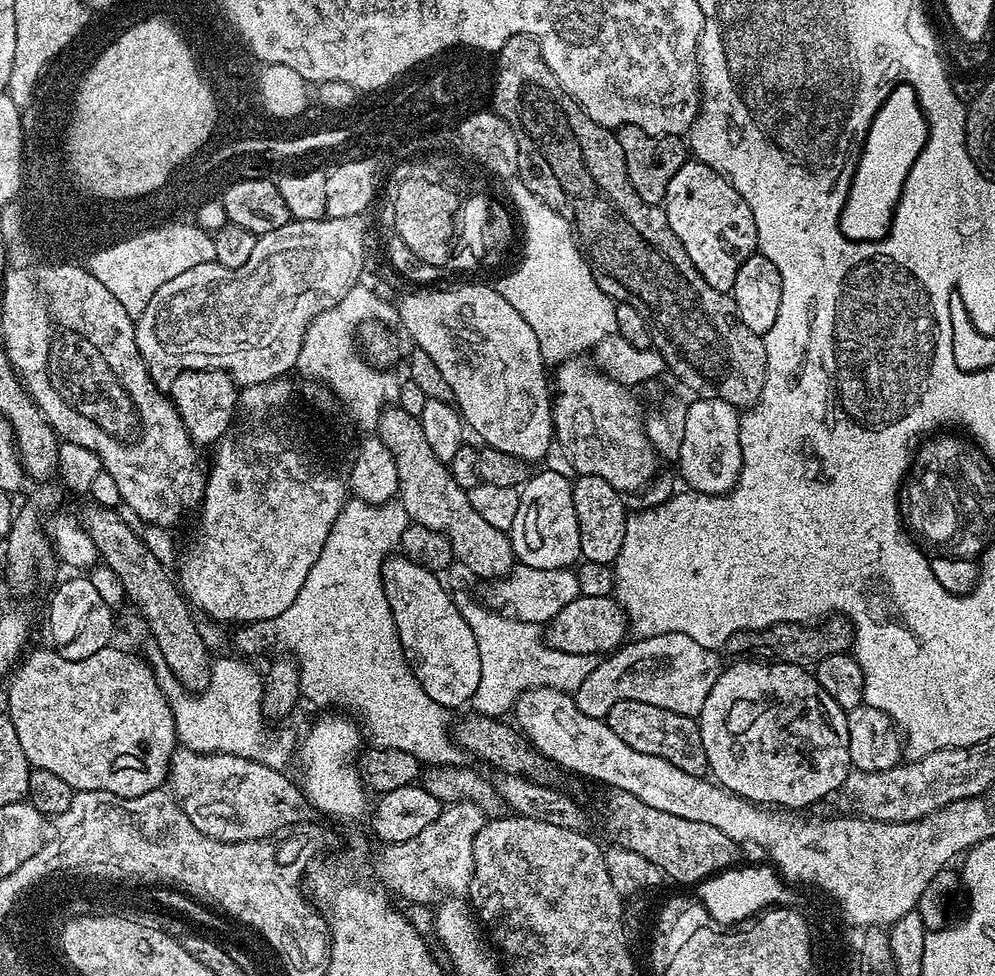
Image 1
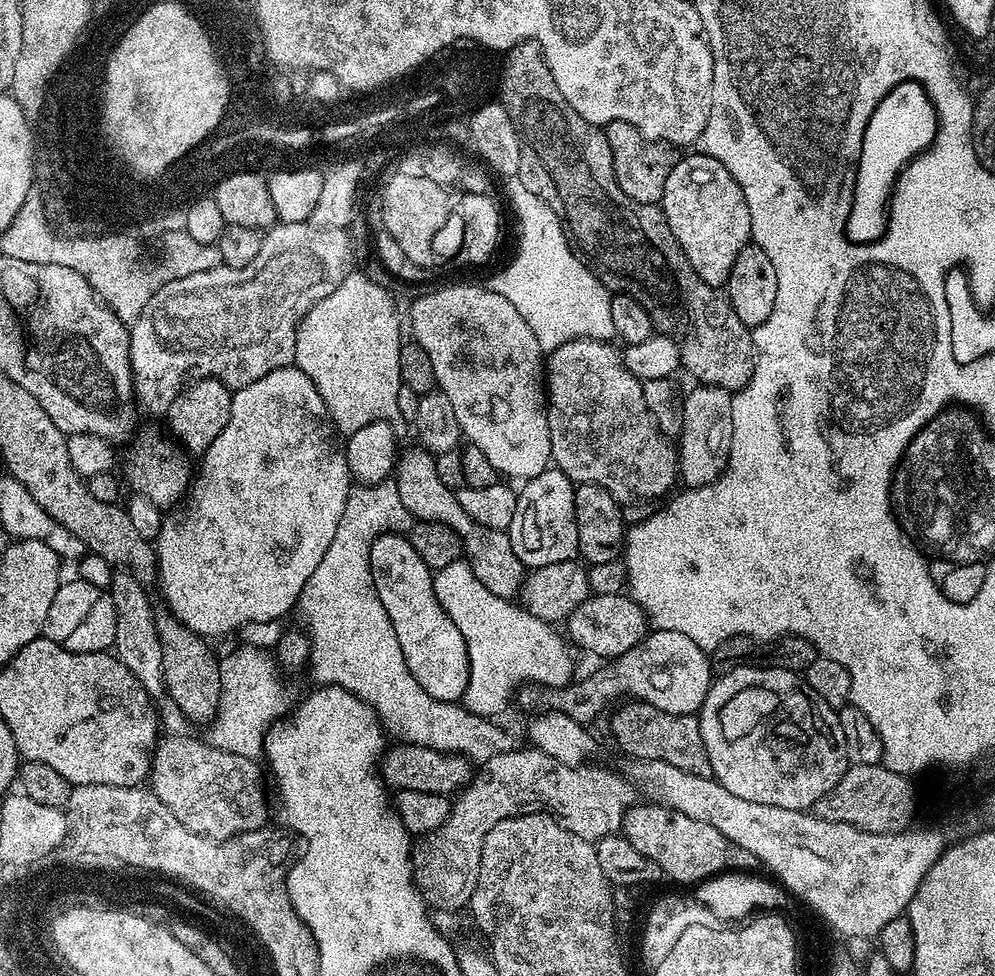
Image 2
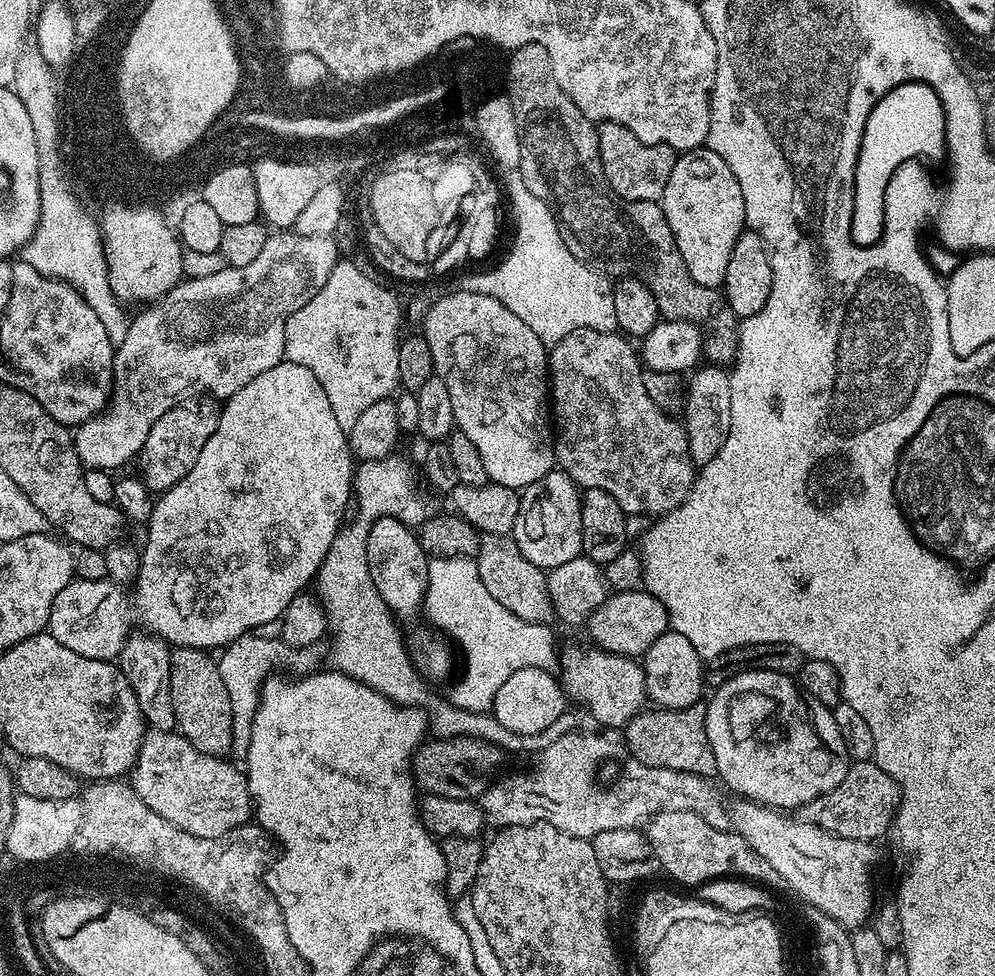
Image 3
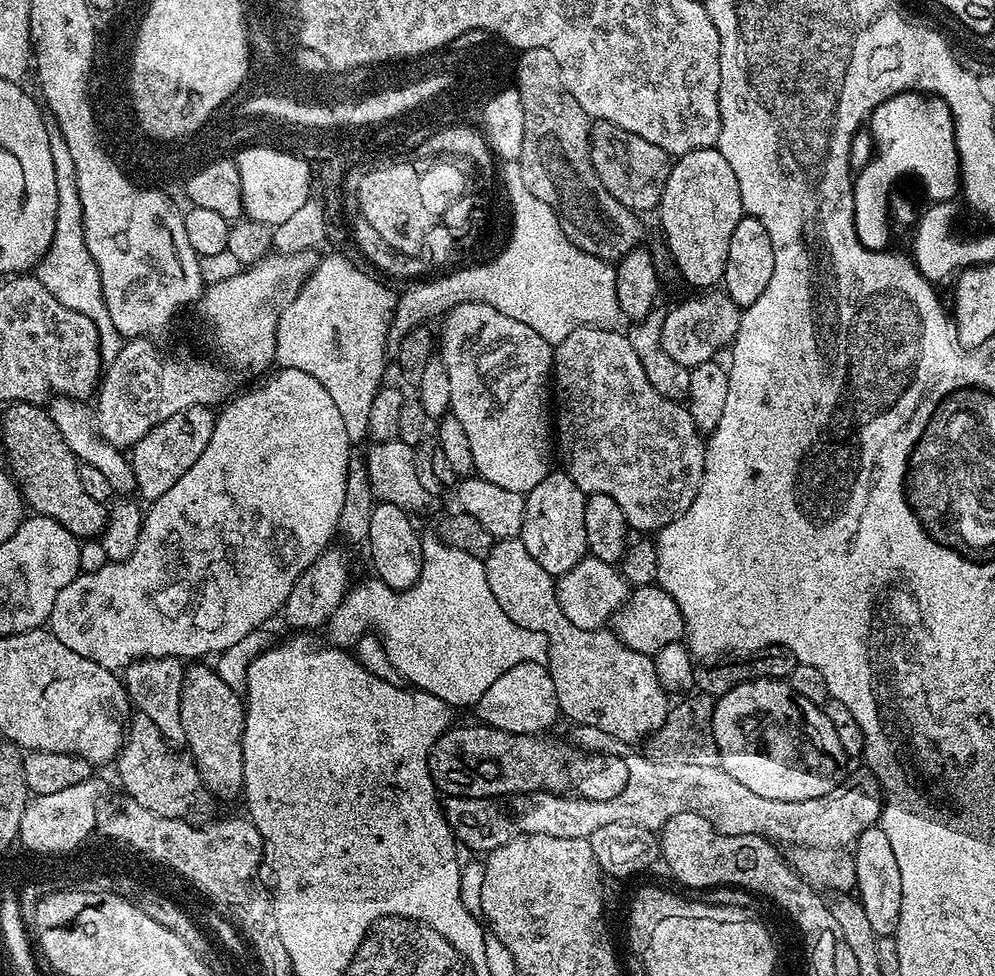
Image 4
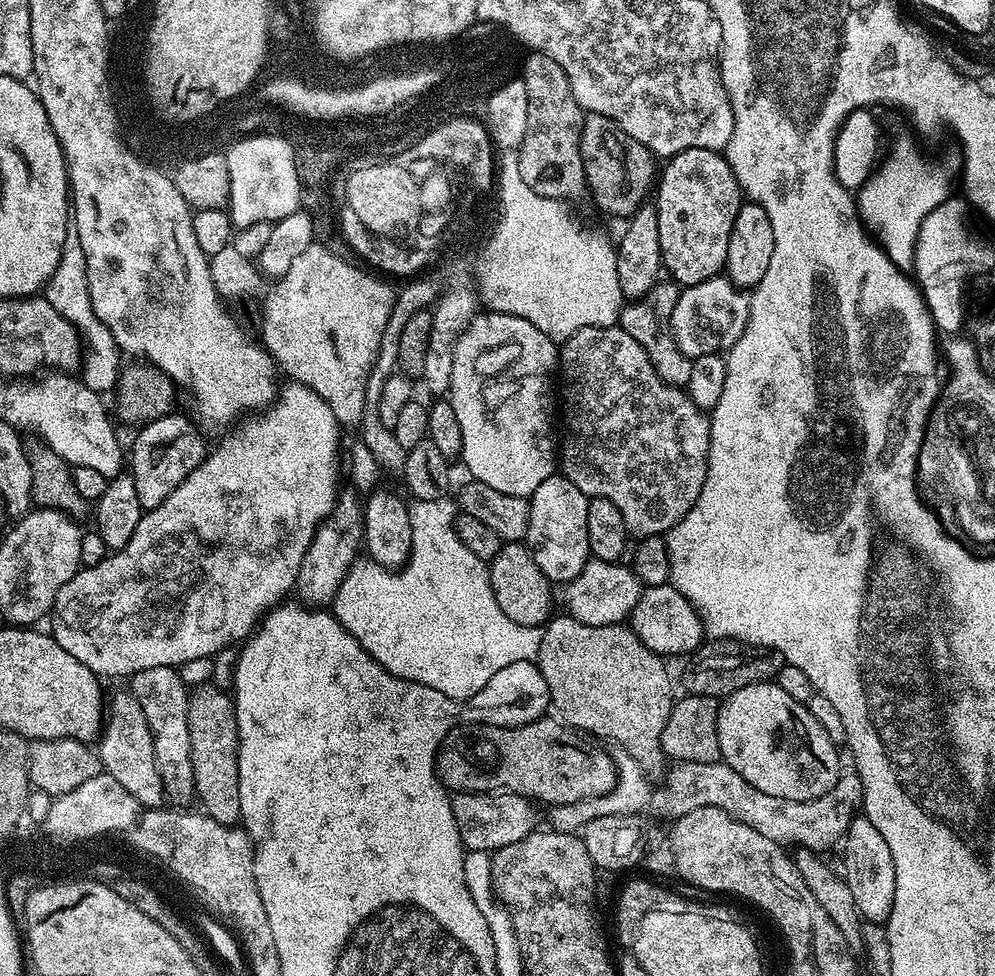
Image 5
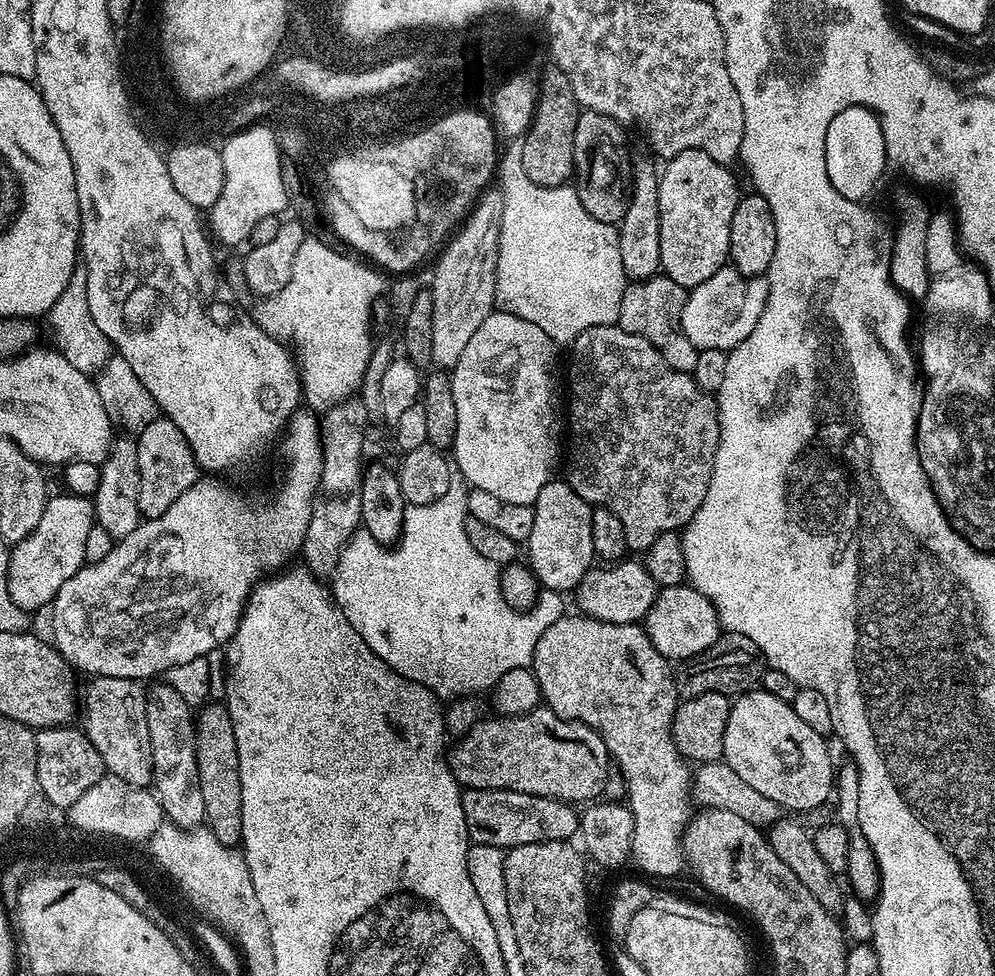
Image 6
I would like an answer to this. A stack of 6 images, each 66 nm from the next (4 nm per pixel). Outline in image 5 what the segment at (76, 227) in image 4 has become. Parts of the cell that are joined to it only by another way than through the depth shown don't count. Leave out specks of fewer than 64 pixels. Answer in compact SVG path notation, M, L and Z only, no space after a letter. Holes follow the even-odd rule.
M75 234L69 235L68 241L64 243L58 270L54 270L54 274L48 279L46 285L46 299L50 302L50 306L54 306L54 310L58 310L58 314L62 314L62 318L66 318L66 322L76 327L82 337L82 363L78 369L79 379L83 380L84 385L90 390L101 394L108 394L108 391L111 393L120 379L122 353L116 347L114 334L110 334L110 330L92 309L86 278L86 258L82 254L82 246Z

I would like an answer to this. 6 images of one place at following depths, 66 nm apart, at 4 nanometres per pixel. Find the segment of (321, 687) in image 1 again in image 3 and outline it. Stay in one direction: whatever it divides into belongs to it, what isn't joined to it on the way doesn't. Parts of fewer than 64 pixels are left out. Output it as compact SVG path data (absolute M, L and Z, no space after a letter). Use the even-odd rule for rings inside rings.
M400 454L357 463L352 477L352 491L354 493L354 512L356 508L357 516L353 520L351 517L336 533L334 542L322 562L320 571L316 573L314 581L315 587L320 587L320 590L318 589L319 601L327 613L327 627L330 629L331 639L331 663L336 663L333 665L342 674L378 690L378 694L390 698L396 704L405 704L407 708L426 705L431 735L442 740L465 736L497 744L501 752L505 754L510 754L510 751L539 754L546 751L552 744L556 744L558 738L562 738L562 734L577 731L581 724L579 718L574 714L575 711L572 710L564 712L562 718L550 722L550 726L538 734L518 734L514 730L506 730L506 726L502 726L502 722L498 722L498 718L494 718L491 711L462 710L447 699L432 700L429 704L426 703L428 700L427 686L429 687L429 685L426 683L425 677L418 671L409 649L408 652L404 649L404 640L400 637L399 626L396 625L398 623L397 617L389 612L386 602L382 602L382 594L378 594L374 582L370 578L370 566L366 562L366 538L370 534L370 526L374 522L378 522L378 518L393 516L401 520L407 528L416 530L419 529L422 522L426 522L434 515L434 508L428 505L427 498L420 493L420 488L416 485L416 476L412 473L411 462L403 460Z

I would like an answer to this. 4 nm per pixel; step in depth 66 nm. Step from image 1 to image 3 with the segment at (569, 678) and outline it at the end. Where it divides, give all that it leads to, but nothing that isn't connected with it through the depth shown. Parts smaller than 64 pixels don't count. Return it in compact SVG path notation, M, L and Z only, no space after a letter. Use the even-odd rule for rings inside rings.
M467 556L429 559L428 585L422 612L433 624L429 625L450 638L459 655L460 652L464 655L464 673L450 695L450 702L462 710L489 711L494 694L498 694L498 686L502 686L514 670L522 670L526 666L549 670L557 667L558 652L552 648L544 652L545 625L528 624L510 614L502 602L497 602L487 592L486 586L482 586L475 559Z

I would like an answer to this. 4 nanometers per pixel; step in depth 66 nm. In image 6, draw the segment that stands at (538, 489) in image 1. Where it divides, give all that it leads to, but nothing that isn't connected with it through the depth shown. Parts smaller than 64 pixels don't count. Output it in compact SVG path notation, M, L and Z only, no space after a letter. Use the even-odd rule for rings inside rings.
M553 478L542 486L532 509L534 530L530 530L530 538L526 542L526 563L536 575L536 583L541 589L571 593L594 567L594 537L590 530L593 505L587 504L569 486L567 479Z

